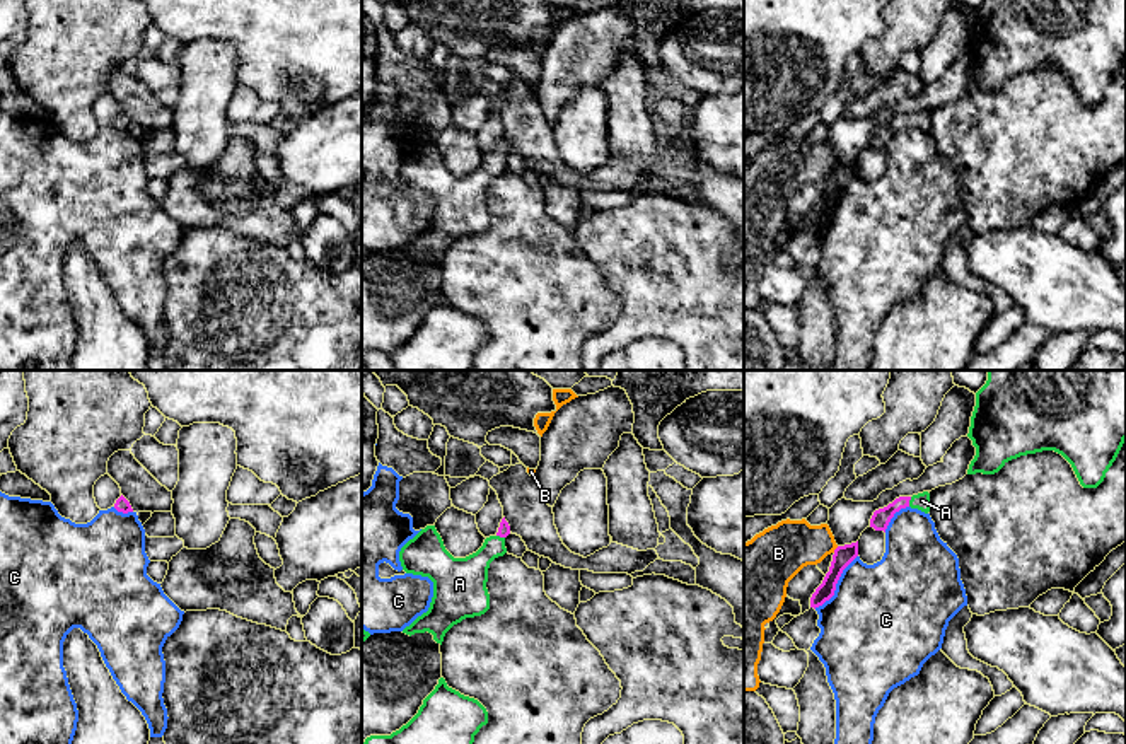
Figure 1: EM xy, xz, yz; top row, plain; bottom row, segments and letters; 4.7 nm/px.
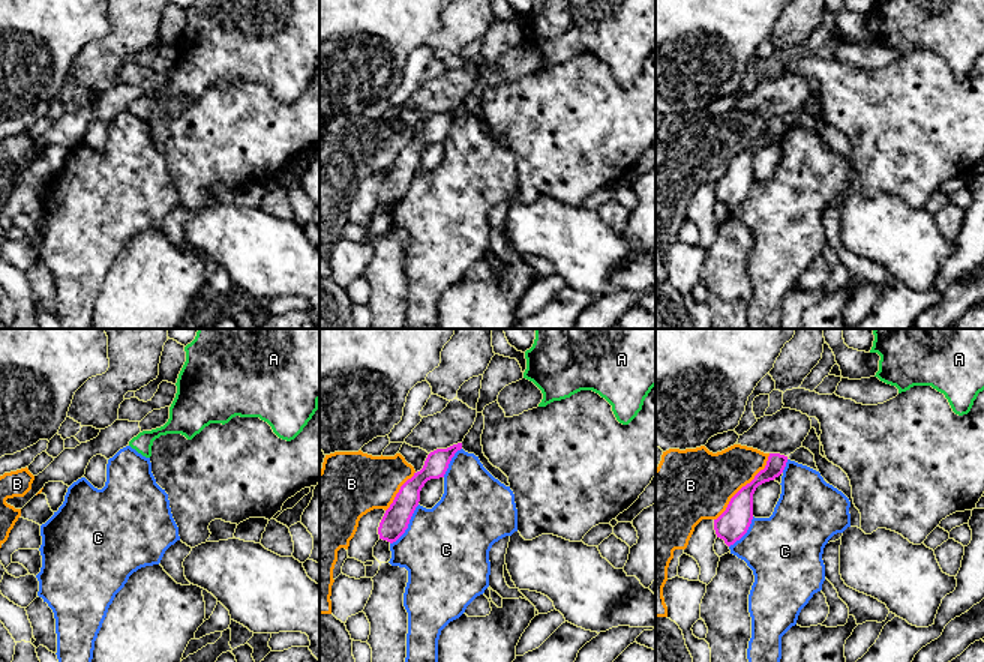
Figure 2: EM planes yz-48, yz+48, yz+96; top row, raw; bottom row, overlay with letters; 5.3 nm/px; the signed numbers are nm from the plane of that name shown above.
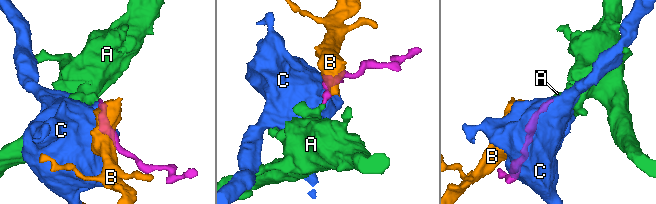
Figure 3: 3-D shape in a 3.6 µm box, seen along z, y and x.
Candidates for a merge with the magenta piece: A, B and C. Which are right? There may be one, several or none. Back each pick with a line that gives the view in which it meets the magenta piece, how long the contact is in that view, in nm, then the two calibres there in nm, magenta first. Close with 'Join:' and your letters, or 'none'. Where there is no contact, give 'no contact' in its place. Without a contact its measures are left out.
A: yz | 50 nm | 90/80 nm
Join: A

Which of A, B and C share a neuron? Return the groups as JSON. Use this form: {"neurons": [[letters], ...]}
{"neurons": [["A"], ["B"], ["C"]]}

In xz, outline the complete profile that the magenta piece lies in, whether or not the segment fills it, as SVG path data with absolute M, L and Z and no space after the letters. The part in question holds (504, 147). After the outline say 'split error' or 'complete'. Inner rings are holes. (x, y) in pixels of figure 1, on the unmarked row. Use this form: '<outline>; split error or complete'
M505 135L498 150L485 157L483 164L466 174L454 176L444 164L435 143L427 143L399 169L406 191L428 195L433 215L427 230L403 247L406 253L432 251L442 263L445 251L466 235L481 234L490 227L486 206L490 181L507 171L505 155L510 143Z; split error

